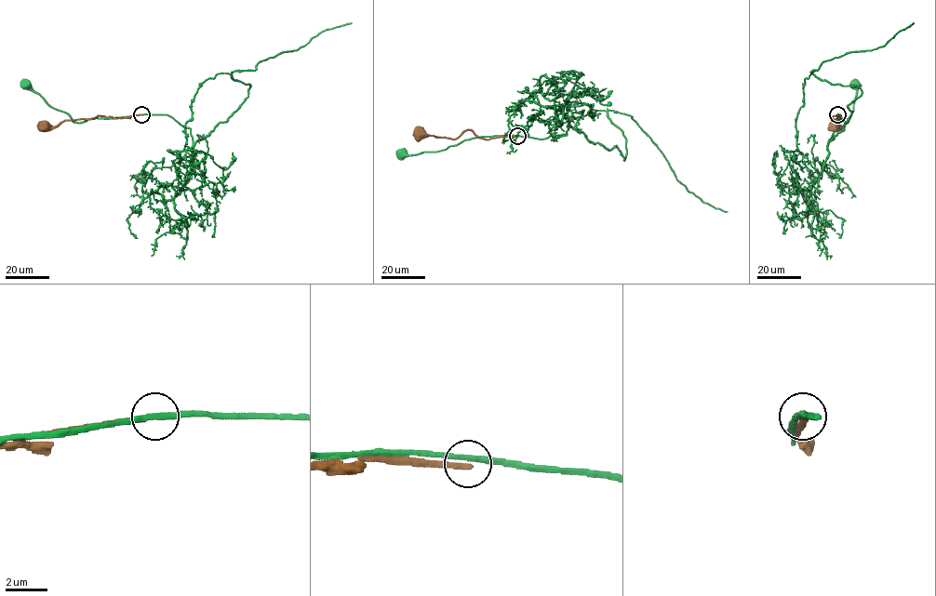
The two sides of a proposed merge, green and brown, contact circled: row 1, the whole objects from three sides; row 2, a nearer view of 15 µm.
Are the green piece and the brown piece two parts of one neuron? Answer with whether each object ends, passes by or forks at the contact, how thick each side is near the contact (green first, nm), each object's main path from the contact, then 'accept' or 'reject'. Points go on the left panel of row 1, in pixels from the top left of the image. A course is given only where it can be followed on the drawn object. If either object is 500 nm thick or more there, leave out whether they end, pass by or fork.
green passes by; brown ends; calibres 260 and 280 nm; course green (141, 114), (74, 122), (67, 113), (52, 108), (28, 83), (25, 85); course brown (141, 114), (120, 118), (97, 115), (44, 126); reject

